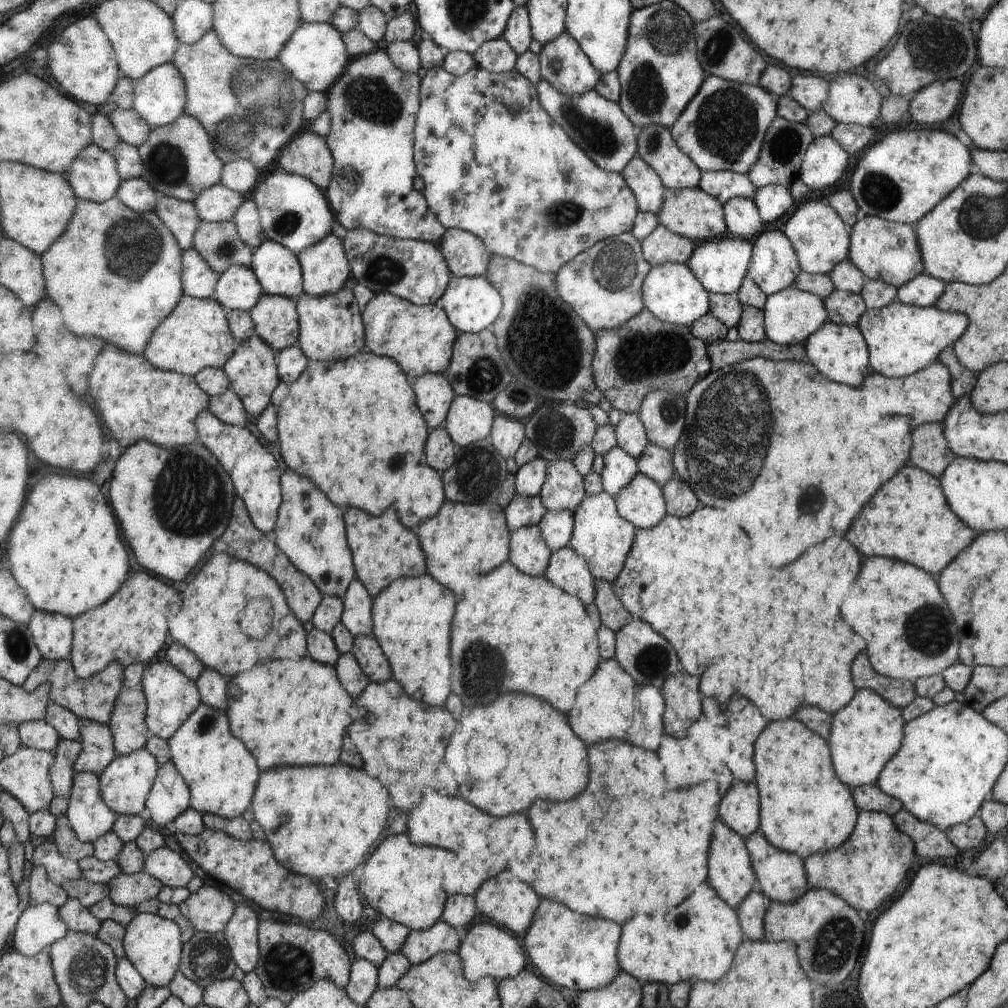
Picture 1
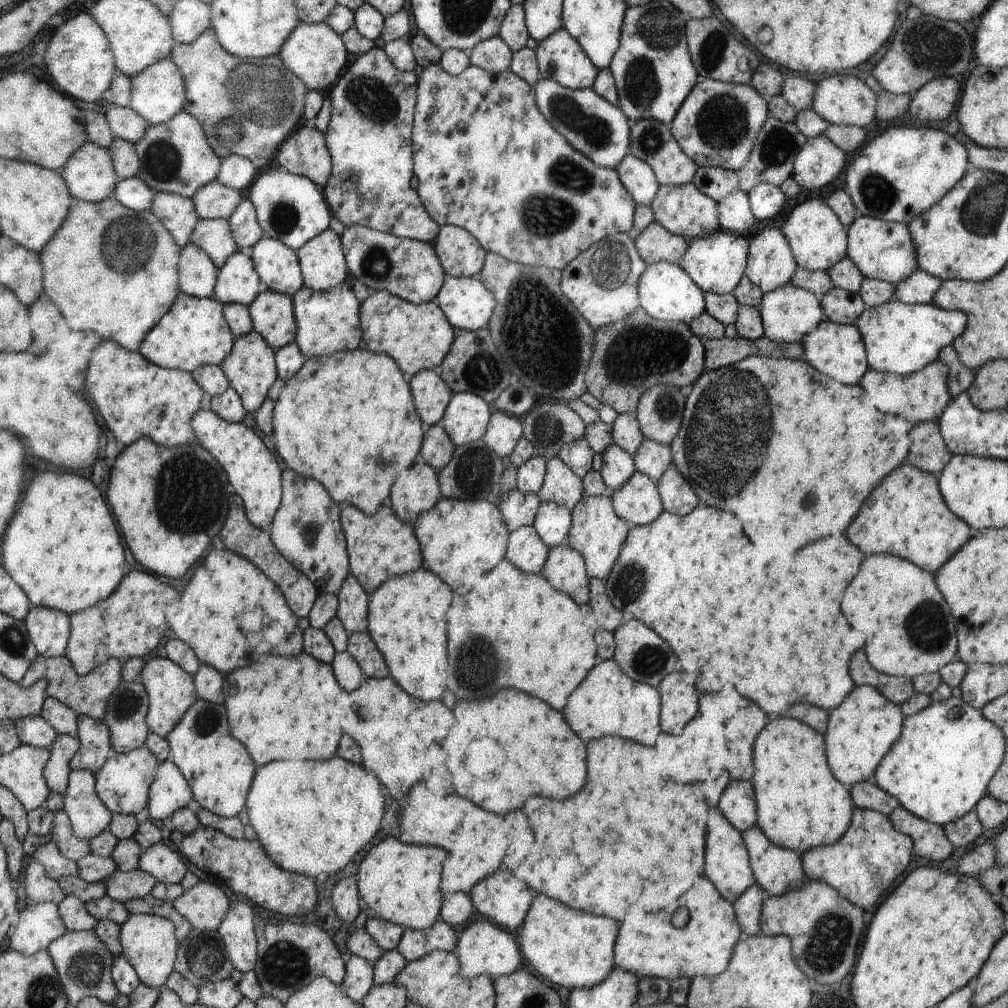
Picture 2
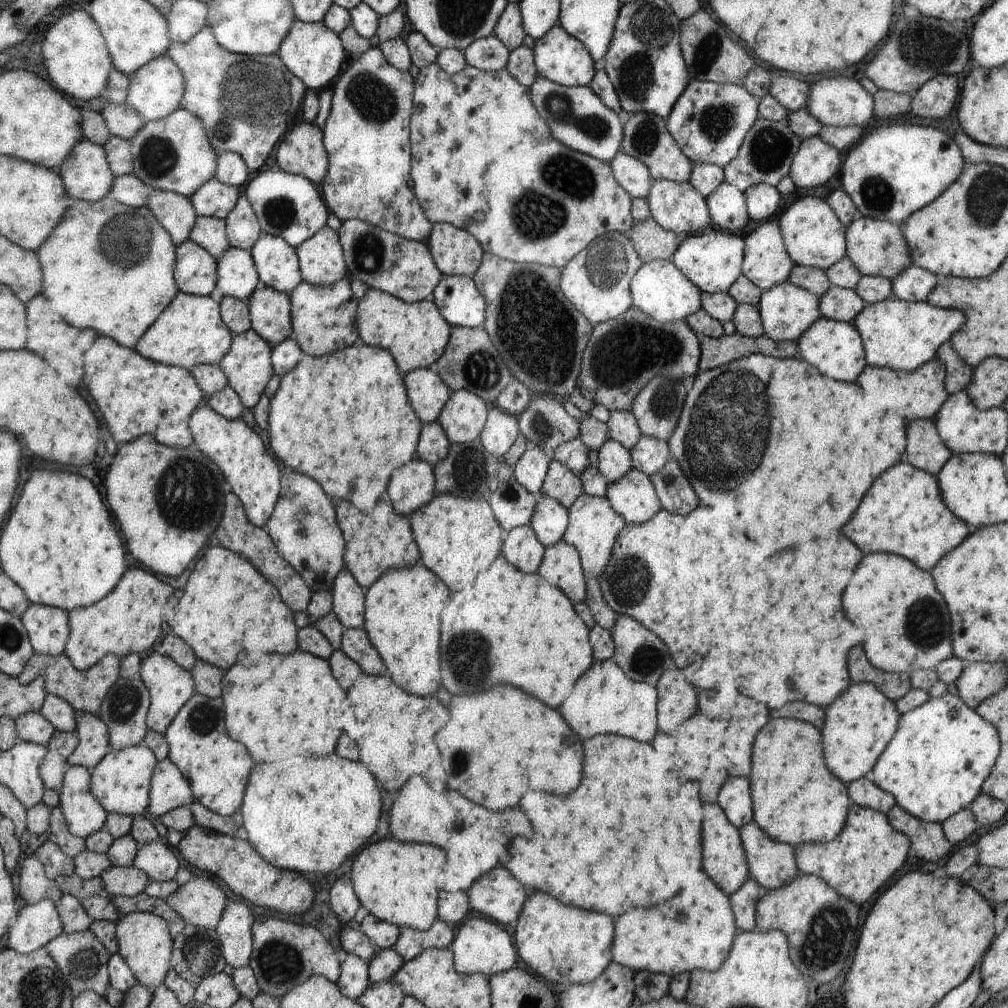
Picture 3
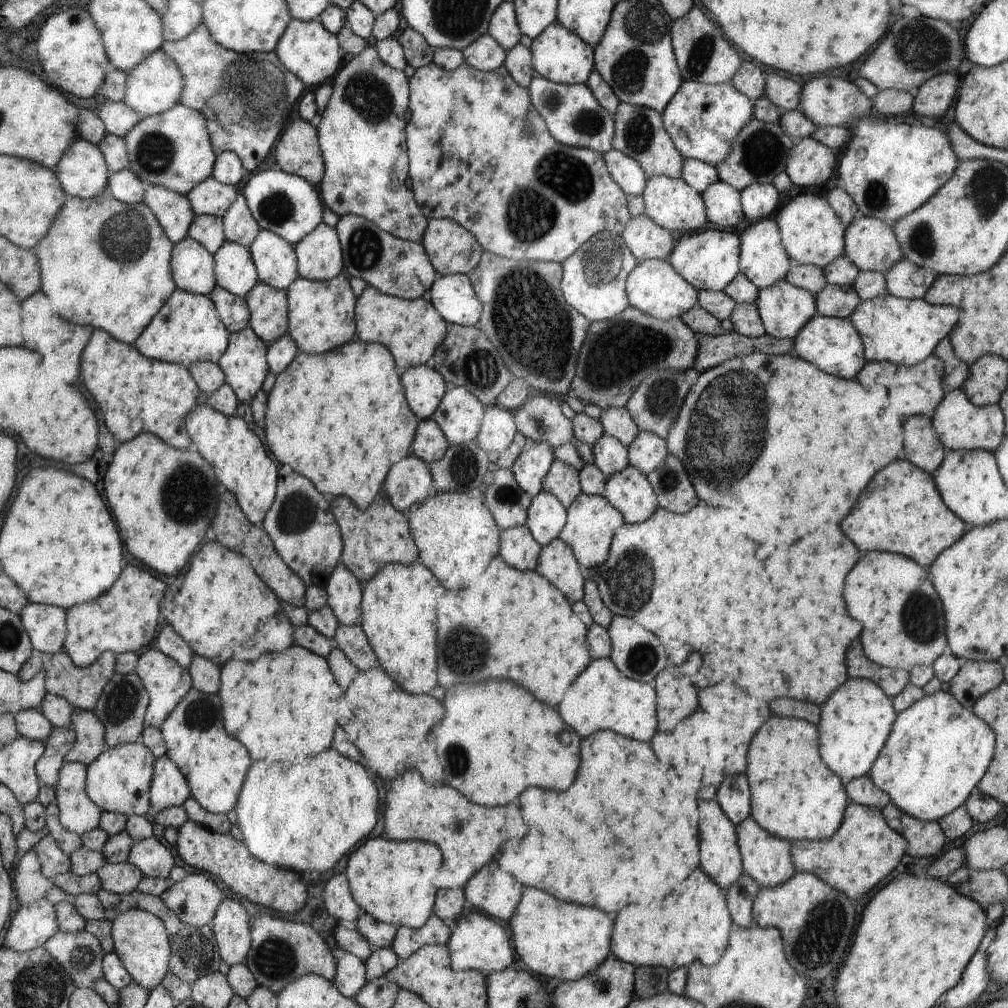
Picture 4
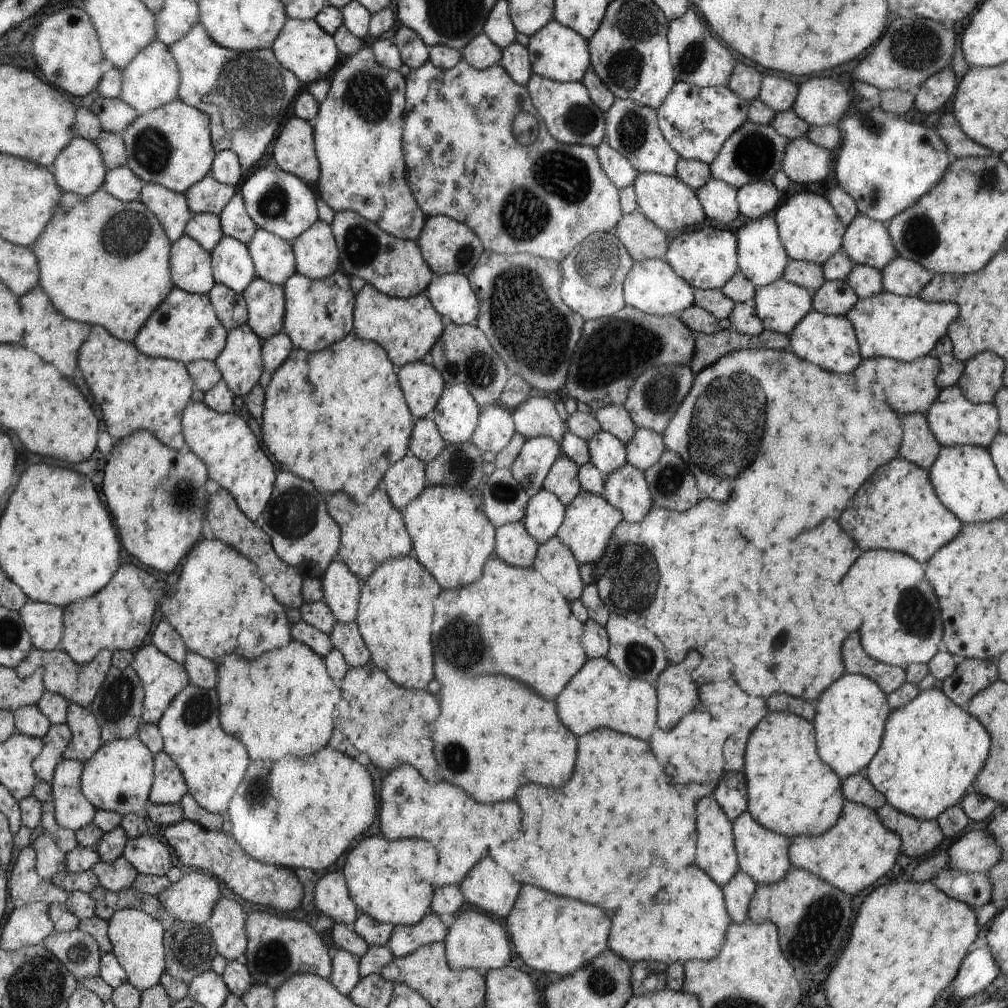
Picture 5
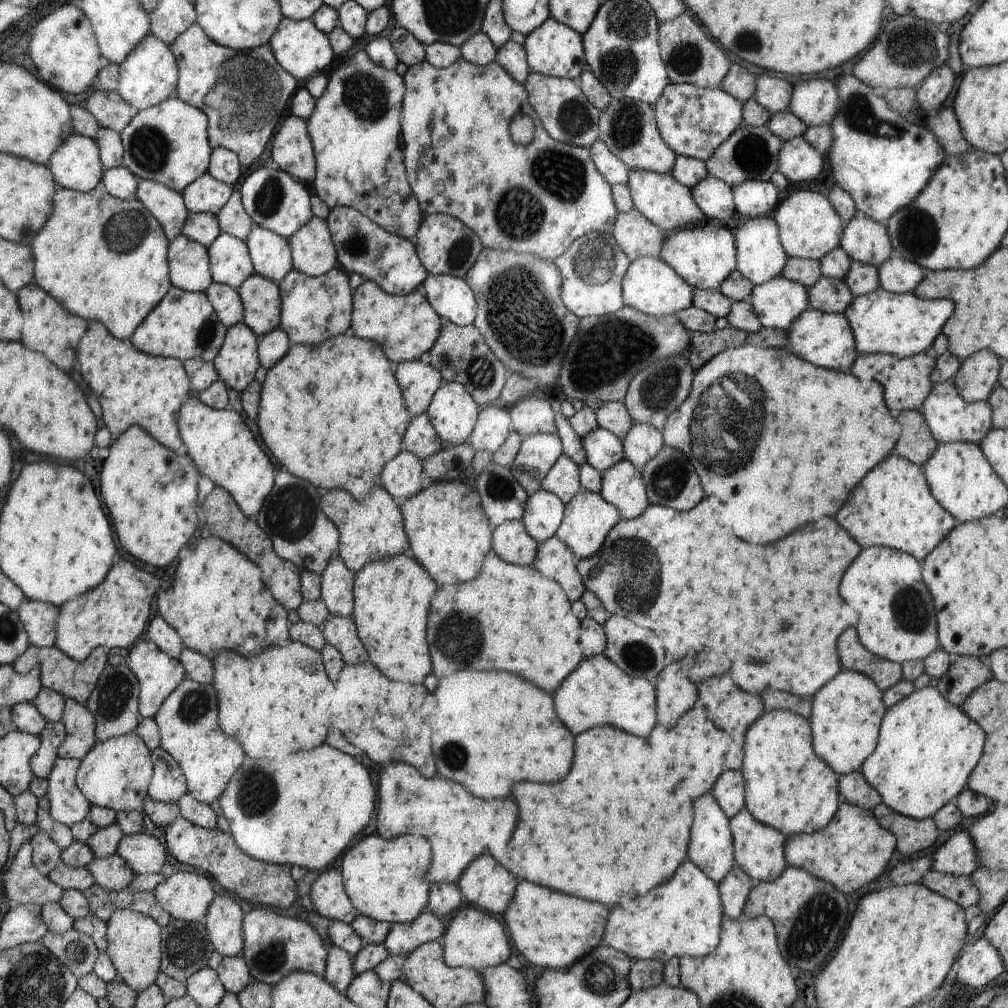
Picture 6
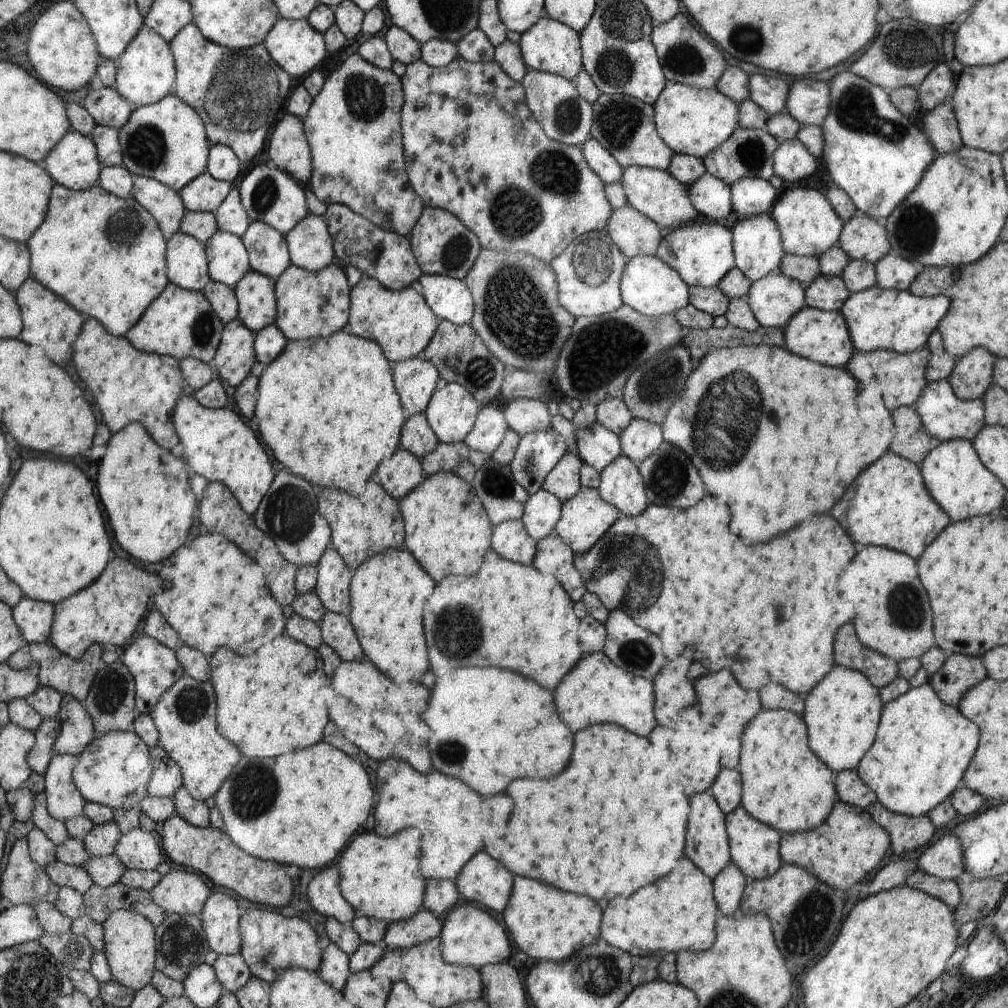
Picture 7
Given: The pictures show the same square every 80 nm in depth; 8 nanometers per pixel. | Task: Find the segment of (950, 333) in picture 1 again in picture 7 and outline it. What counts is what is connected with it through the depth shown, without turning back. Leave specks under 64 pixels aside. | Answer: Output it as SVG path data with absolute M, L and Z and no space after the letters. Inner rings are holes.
M877 285L850 294L840 313L846 321L856 351L886 349L909 353L926 344L929 334L936 330L939 320L948 314L950 300L946 296L918 297L909 291L884 290Z

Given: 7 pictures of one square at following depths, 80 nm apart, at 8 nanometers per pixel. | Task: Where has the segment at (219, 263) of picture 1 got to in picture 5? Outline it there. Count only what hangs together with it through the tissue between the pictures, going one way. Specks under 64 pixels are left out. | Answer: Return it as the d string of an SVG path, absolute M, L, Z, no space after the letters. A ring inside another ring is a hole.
M210 213L193 214L193 219L186 226L185 236L196 240L208 252L214 250L225 237L220 216Z

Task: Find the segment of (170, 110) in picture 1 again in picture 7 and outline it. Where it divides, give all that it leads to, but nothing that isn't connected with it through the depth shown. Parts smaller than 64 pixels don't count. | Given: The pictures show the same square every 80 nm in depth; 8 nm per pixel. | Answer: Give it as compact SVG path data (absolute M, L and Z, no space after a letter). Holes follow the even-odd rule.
M144 24L128 48L118 58L118 66L113 87L138 106L158 102L168 93L173 94L176 86L176 59L172 47L154 29Z

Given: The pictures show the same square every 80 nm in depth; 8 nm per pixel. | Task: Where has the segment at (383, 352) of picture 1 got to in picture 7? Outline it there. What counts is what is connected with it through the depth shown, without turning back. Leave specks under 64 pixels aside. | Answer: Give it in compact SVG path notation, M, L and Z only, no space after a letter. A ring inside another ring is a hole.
M363 276L349 294L352 308L349 321L345 324L347 332L365 339L376 341L386 358L399 361L422 356L425 348L437 332L436 316L426 304L424 297L412 287L390 290L382 286L378 279Z

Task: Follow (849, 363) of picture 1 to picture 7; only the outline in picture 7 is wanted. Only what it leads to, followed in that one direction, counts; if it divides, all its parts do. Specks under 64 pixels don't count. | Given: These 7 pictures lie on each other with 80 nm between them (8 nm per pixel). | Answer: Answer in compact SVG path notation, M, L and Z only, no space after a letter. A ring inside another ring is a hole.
M807 306L798 314L794 314L782 329L785 338L784 347L787 350L828 366L846 366L846 362L856 351L846 321L839 311L822 311Z

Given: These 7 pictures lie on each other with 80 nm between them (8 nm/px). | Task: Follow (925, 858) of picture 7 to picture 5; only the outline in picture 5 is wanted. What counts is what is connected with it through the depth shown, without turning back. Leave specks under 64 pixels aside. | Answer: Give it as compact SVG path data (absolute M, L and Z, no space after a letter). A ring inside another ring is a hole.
M970 830L960 836L948 852L948 868L960 872L986 873L1002 861L1002 850L994 838L983 830Z

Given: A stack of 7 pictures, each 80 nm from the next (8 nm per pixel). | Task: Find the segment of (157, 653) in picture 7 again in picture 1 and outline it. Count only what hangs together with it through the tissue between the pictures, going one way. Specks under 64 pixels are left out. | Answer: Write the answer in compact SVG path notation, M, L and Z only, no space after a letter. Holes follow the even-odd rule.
M154 662L146 668L141 686L148 700L148 713L145 718L146 726L149 728L150 735L168 741L190 718L202 704L200 692L197 690L197 684L189 678L186 678L182 671L168 662Z

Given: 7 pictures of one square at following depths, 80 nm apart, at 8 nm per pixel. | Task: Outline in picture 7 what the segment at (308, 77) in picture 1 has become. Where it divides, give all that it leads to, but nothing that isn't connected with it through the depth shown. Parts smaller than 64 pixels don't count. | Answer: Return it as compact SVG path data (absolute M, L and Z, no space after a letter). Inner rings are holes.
M280 16L272 30L266 34L262 44L266 47L266 50L269 50L274 62L277 62L298 80L302 80L316 66L320 68L320 62L328 56L324 35L318 34L318 31L314 30L306 19L283 19Z

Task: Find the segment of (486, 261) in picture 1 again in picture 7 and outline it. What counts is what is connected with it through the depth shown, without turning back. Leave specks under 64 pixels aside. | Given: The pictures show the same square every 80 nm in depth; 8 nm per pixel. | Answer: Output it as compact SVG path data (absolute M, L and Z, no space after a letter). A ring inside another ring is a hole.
M426 207L420 220L408 236L410 246L416 255L418 266L424 275L442 275L463 279L476 264L481 253L480 239L450 211L438 207Z

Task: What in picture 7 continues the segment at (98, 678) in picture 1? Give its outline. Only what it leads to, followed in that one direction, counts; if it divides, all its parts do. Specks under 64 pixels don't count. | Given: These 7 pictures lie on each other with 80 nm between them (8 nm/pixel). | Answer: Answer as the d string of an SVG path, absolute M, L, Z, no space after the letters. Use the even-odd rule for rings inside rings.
M25 643L9 658L8 664L15 669L22 670L36 663L40 667L40 684L42 686L56 689L63 695L72 695L82 702L88 696L97 672L104 666L102 653L103 646L100 643L90 645L88 650L77 659L62 654L57 647L50 643Z

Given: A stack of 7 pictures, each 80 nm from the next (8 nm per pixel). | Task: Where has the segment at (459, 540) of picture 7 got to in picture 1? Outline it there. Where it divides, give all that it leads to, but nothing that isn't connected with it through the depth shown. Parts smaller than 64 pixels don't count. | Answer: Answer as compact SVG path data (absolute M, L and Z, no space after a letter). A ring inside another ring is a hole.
M446 500L444 506L430 518L416 525L418 538L425 553L426 570L438 582L448 582L454 594L464 594L474 588L474 578L498 568L508 560L508 546L512 547L512 532L508 527L504 508L496 503L453 503Z

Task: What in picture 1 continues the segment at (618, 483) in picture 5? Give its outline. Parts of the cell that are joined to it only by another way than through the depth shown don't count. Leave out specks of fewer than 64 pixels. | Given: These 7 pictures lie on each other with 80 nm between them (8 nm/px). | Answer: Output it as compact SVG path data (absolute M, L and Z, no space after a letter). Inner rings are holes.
M641 472L614 498L621 517L638 529L652 528L667 515L661 485Z

